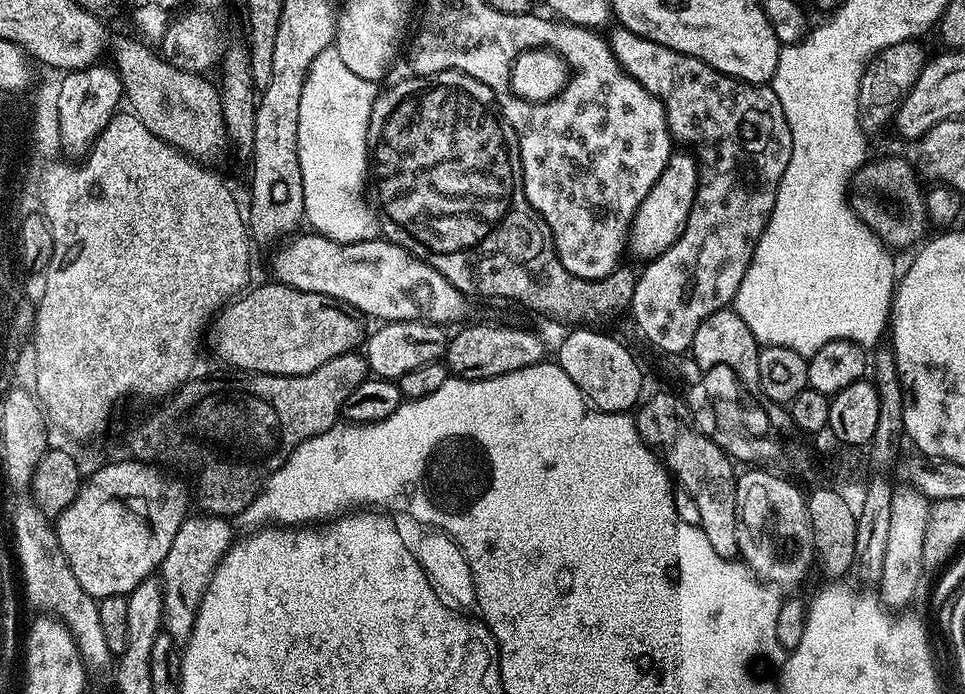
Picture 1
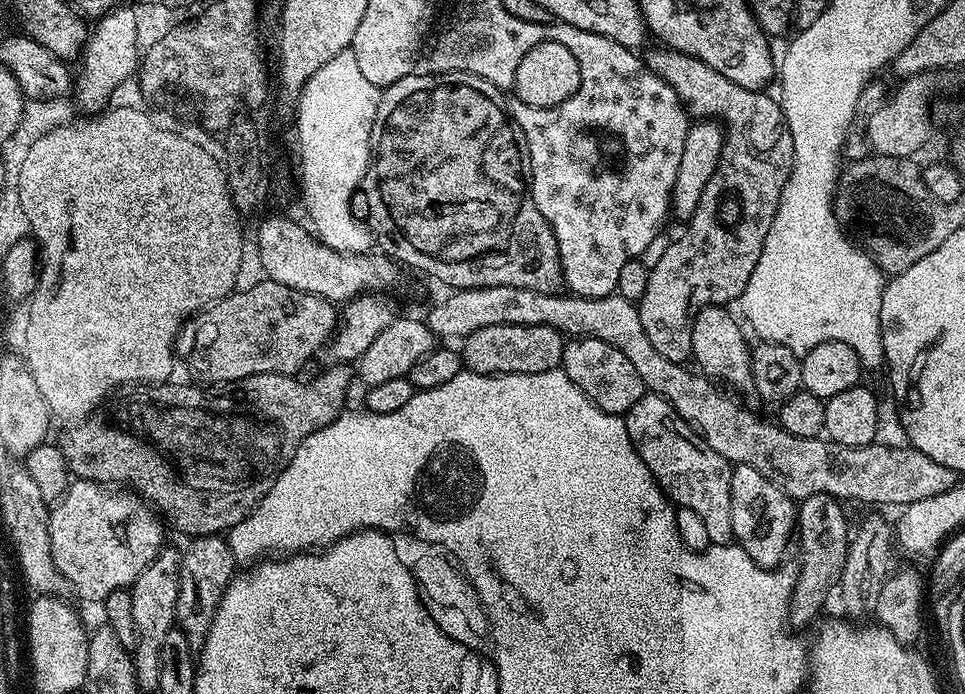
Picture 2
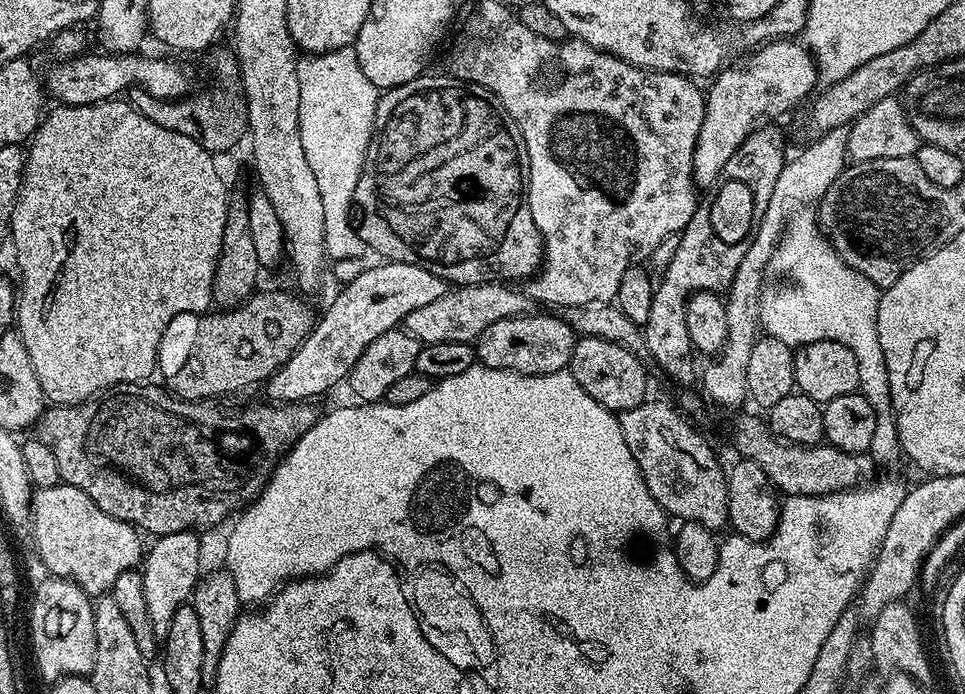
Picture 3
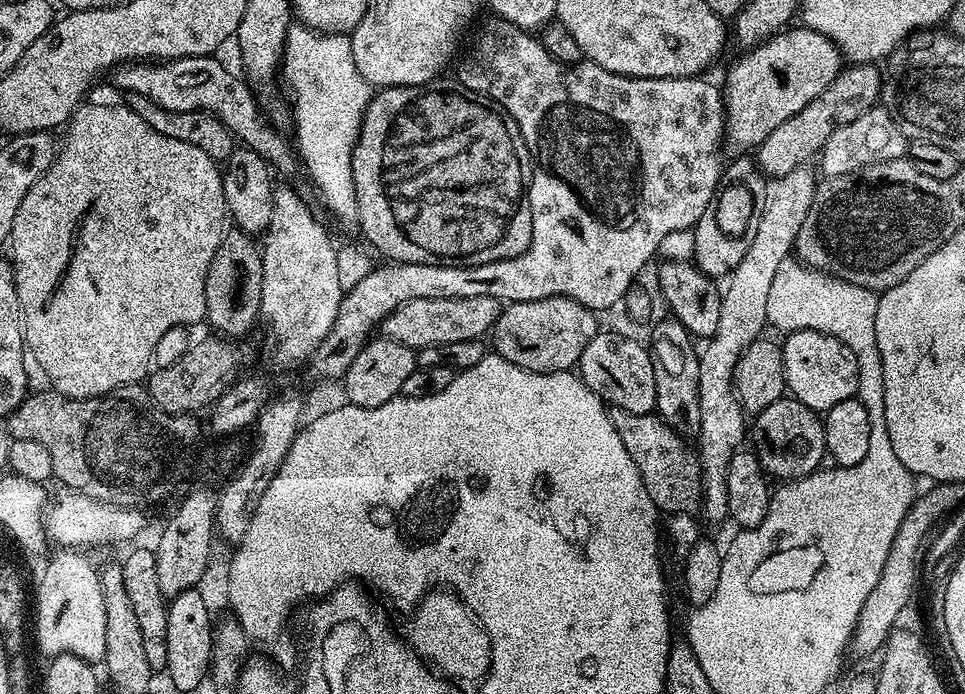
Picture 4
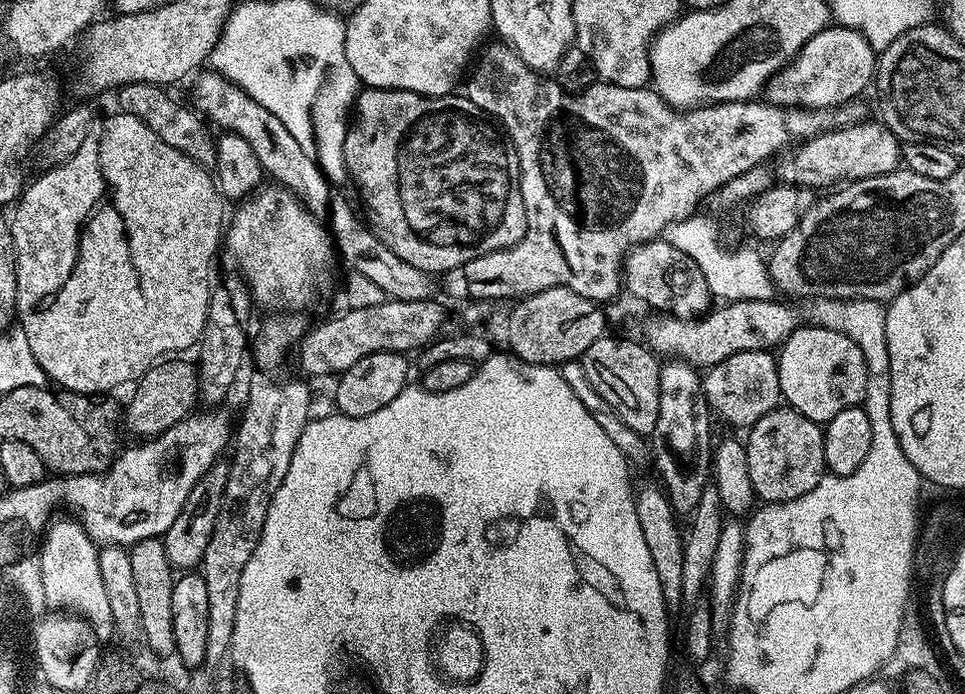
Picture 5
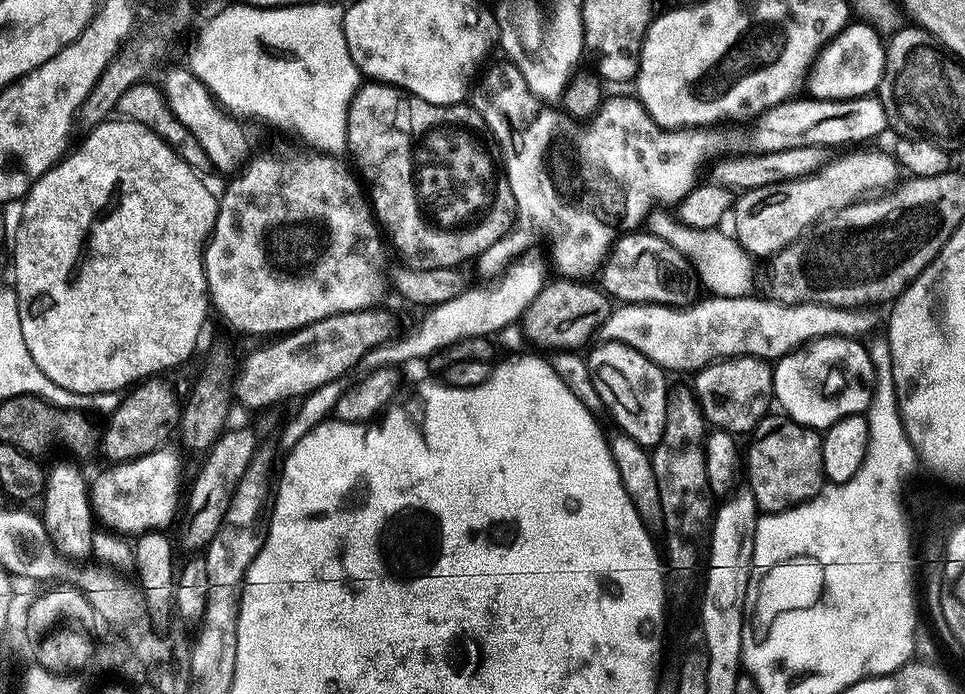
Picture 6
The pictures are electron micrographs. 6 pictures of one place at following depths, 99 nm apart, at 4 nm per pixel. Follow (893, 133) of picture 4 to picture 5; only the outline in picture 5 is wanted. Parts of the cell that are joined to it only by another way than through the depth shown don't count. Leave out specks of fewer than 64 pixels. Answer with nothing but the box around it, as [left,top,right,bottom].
[778,122,902,190]

